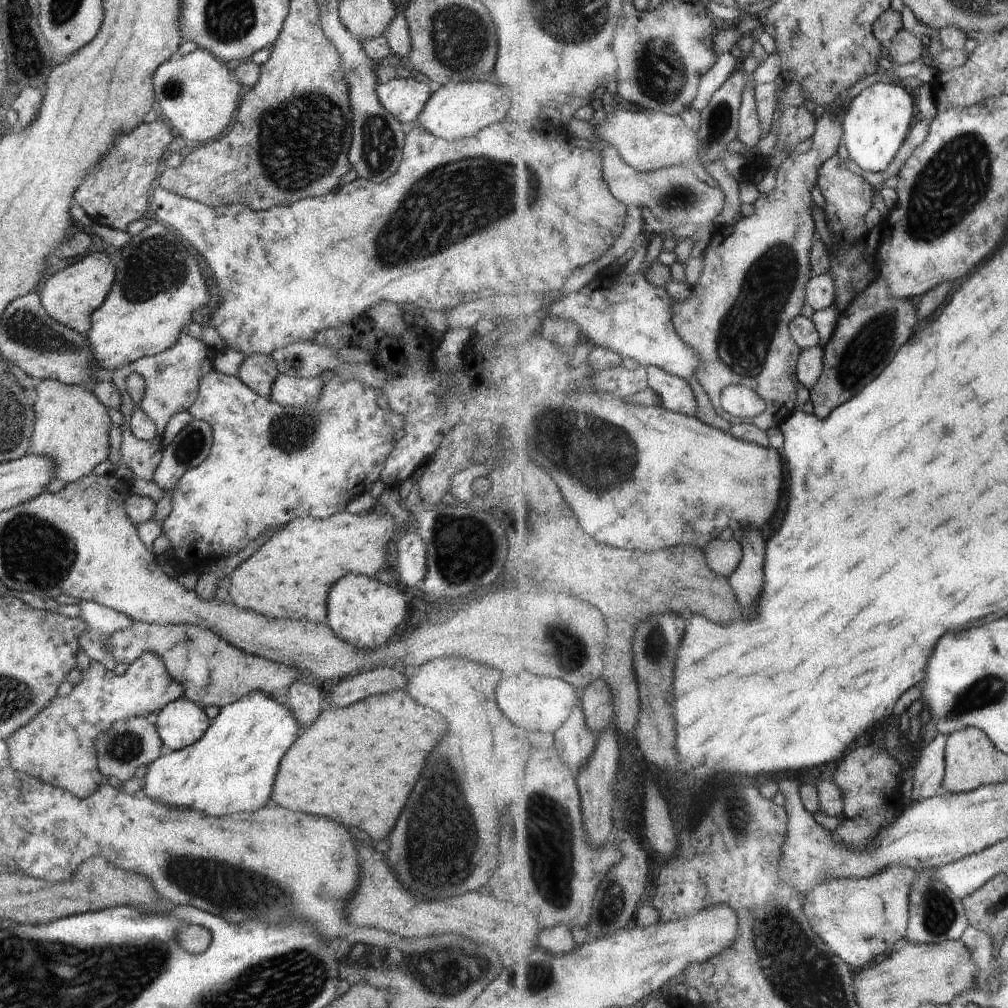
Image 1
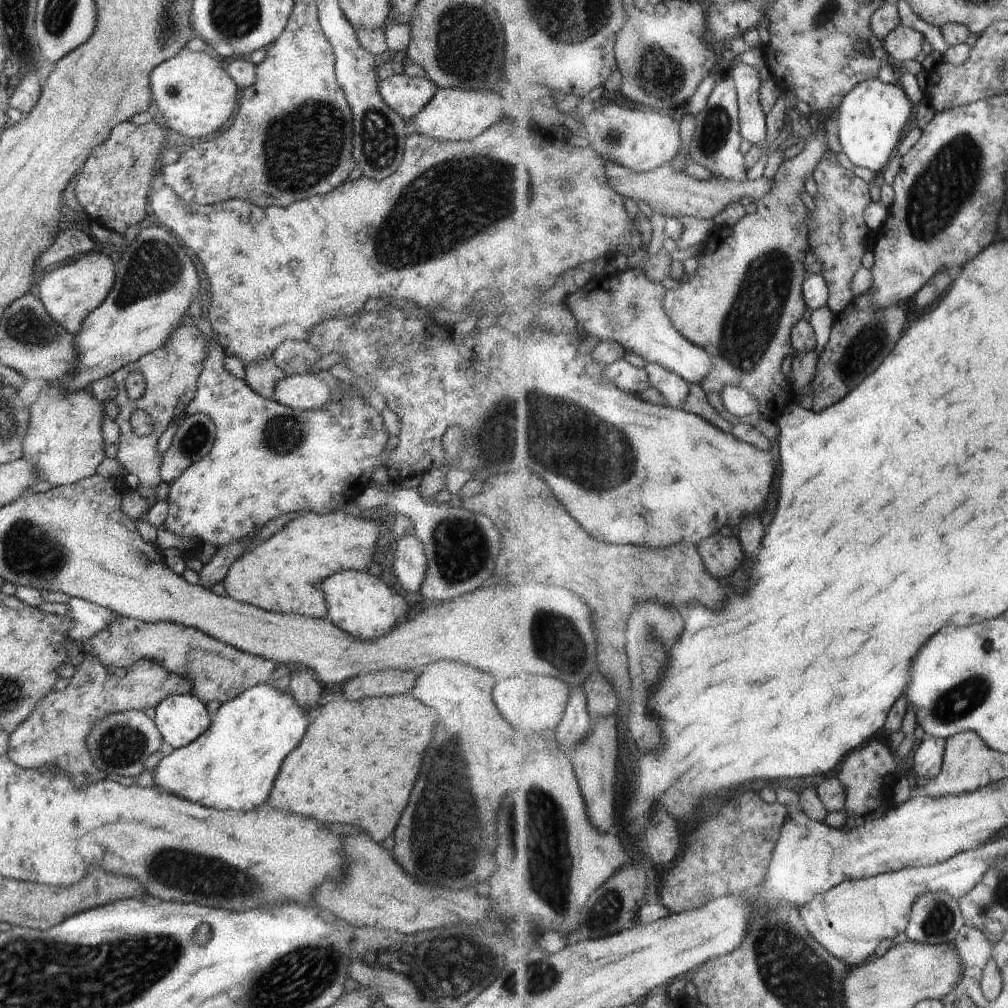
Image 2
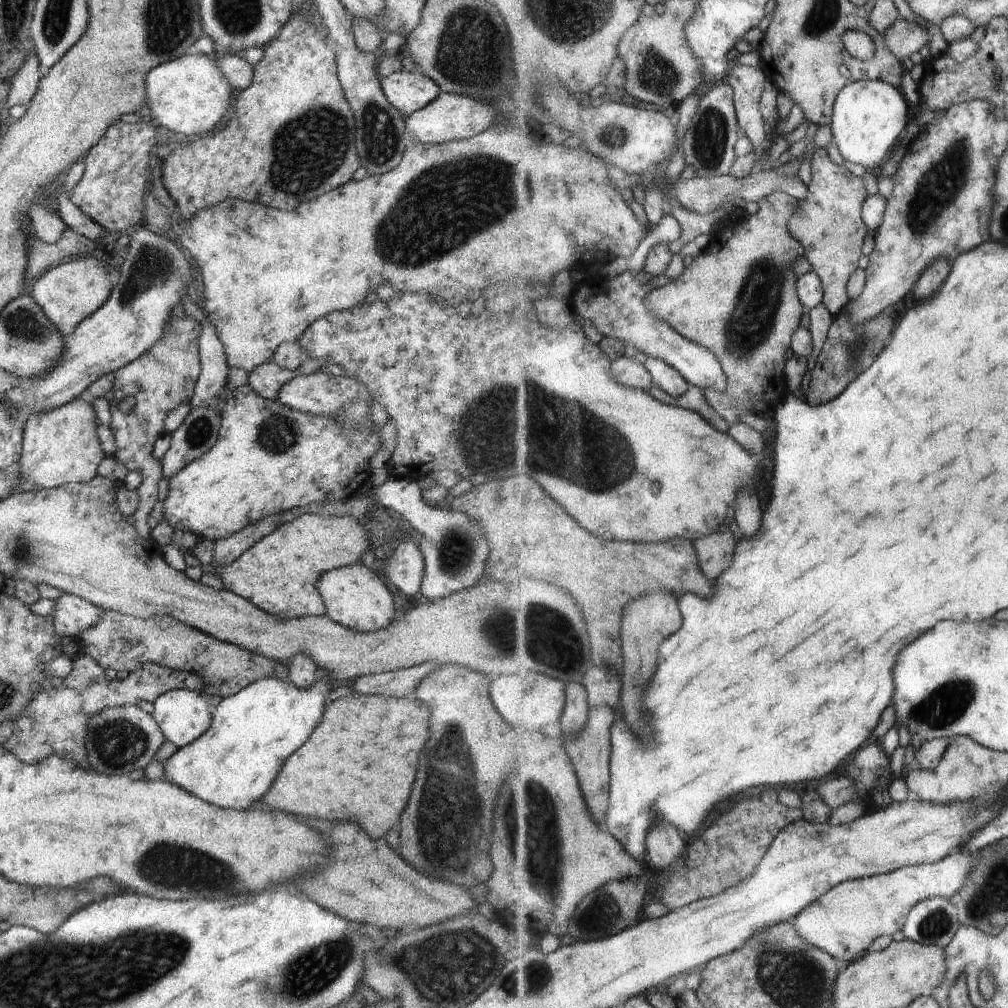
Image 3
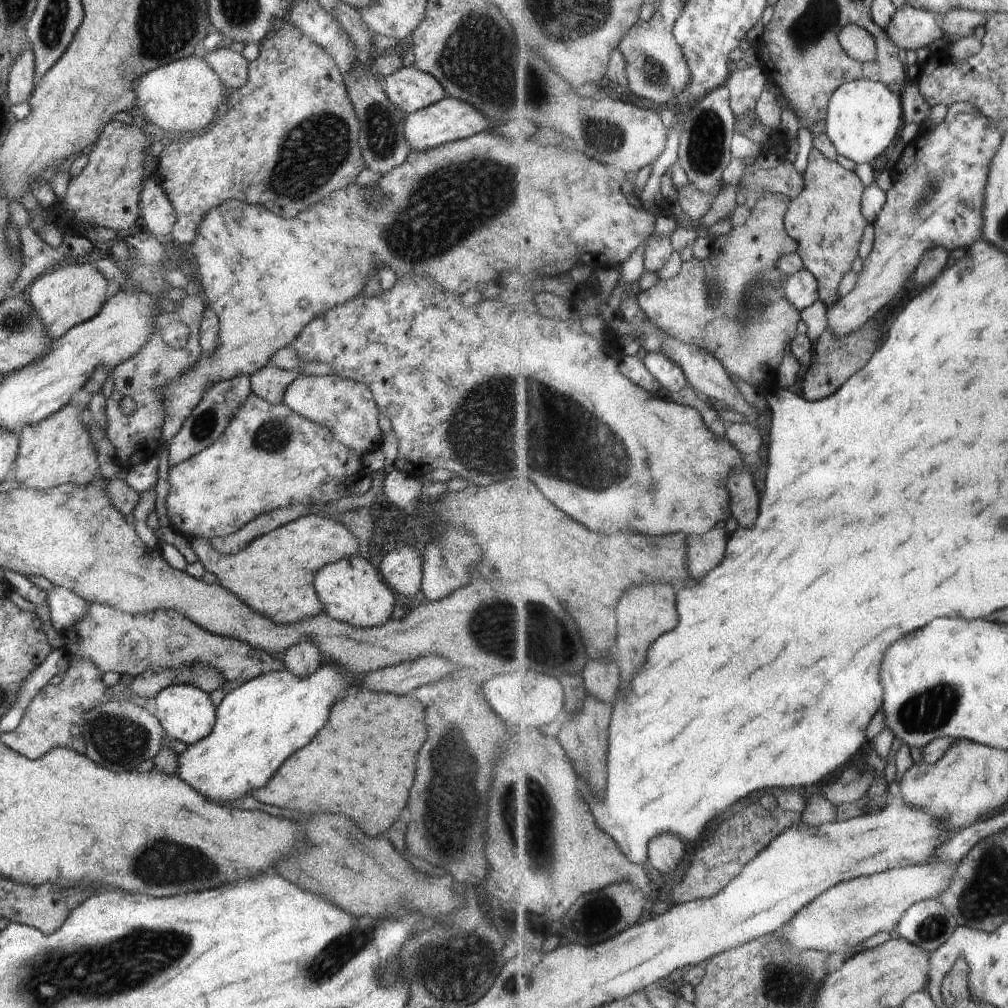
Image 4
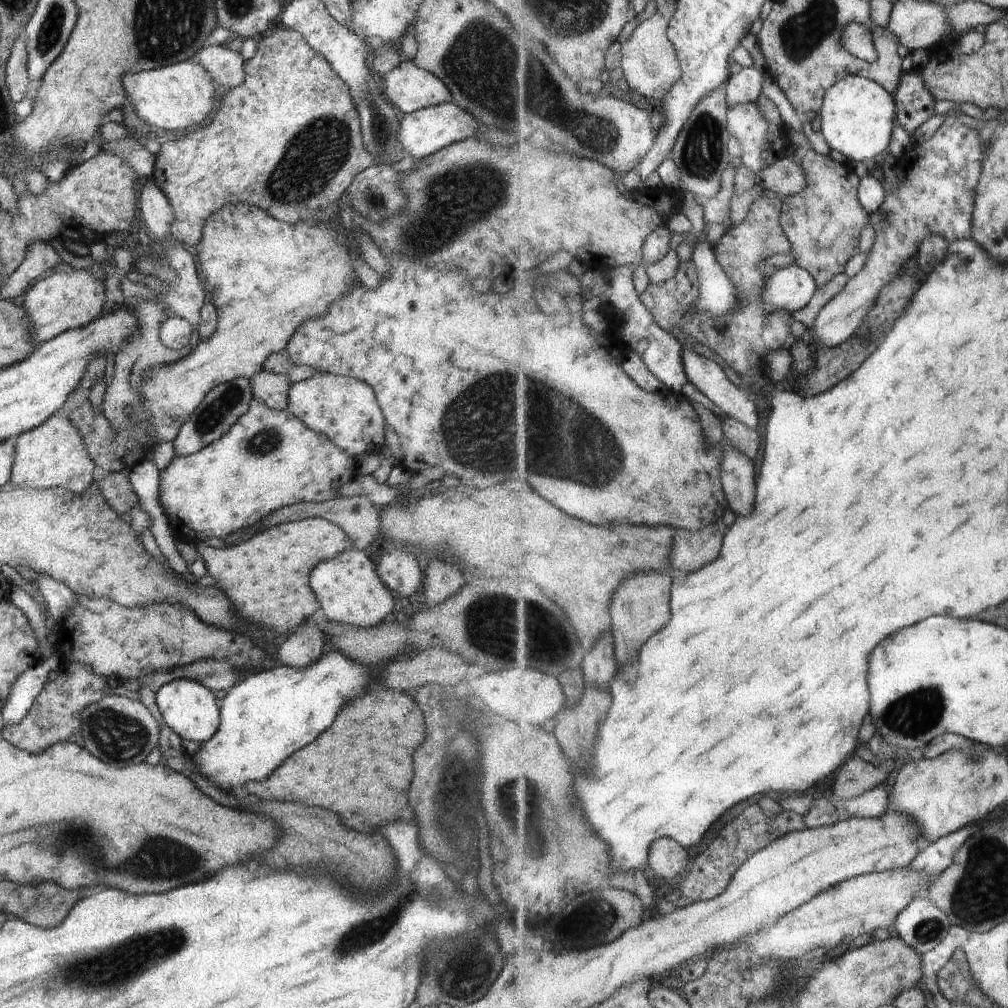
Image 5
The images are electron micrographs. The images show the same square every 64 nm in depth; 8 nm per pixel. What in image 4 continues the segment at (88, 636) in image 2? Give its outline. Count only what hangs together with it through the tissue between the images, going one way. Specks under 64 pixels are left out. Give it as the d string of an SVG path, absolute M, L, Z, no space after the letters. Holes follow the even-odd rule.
M56 587L47 596L48 608L54 630L62 636L78 621L86 618L89 604L64 587Z

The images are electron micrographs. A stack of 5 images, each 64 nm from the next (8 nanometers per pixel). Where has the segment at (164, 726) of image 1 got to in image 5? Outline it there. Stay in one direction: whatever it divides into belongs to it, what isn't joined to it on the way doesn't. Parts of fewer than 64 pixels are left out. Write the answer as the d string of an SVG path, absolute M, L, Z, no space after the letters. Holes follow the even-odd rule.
M178 679L162 685L156 692L156 704L166 726L182 740L206 742L218 730L220 724L219 701L215 692L190 679Z

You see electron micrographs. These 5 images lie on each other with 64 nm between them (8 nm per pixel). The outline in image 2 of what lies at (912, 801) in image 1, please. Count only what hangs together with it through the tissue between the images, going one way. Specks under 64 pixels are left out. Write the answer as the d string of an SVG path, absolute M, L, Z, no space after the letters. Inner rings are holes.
M940 737L928 738L919 743L919 749L914 753L915 774L926 781L935 779L944 768L947 745L948 740Z

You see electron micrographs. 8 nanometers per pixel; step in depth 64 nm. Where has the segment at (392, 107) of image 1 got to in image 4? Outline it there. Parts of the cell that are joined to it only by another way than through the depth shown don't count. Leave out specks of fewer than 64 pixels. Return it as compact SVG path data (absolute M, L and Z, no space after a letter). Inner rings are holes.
M402 66L380 78L379 83L403 115L426 108L448 95L432 75L414 67Z

